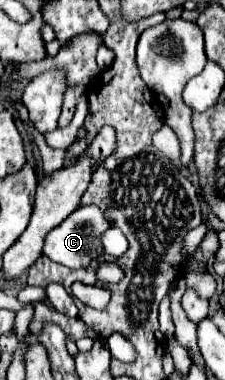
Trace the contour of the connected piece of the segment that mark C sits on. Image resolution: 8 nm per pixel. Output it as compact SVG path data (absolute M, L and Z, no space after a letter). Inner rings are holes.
M95 205L79 207L59 227L55 227L51 233L47 233L43 253L51 261L61 263L69 269L83 269L91 263L91 259L95 259L103 251L103 247L99 243L99 233L103 233L107 227L109 227L109 221L103 217L99 207L95 207Z

